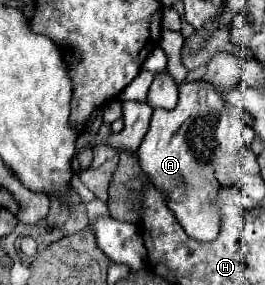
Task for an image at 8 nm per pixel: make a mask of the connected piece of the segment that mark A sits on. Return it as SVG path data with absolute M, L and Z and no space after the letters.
M193 81L193 83L181 83L179 85L179 103L175 109L153 109L149 129L137 149L139 165L143 173L167 193L167 205L175 213L179 225L185 229L185 233L197 241L211 241L219 233L219 213L213 209L213 199L221 185L215 179L215 165L221 161L225 153L225 135L229 131L229 115L225 109L225 101L221 93L215 91L215 87L207 81Z

